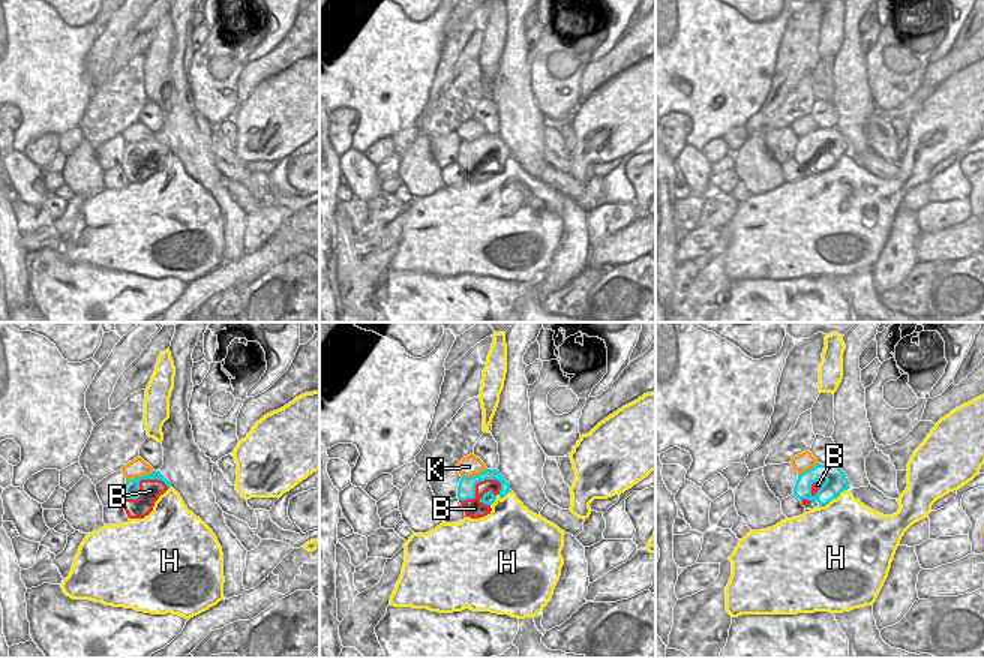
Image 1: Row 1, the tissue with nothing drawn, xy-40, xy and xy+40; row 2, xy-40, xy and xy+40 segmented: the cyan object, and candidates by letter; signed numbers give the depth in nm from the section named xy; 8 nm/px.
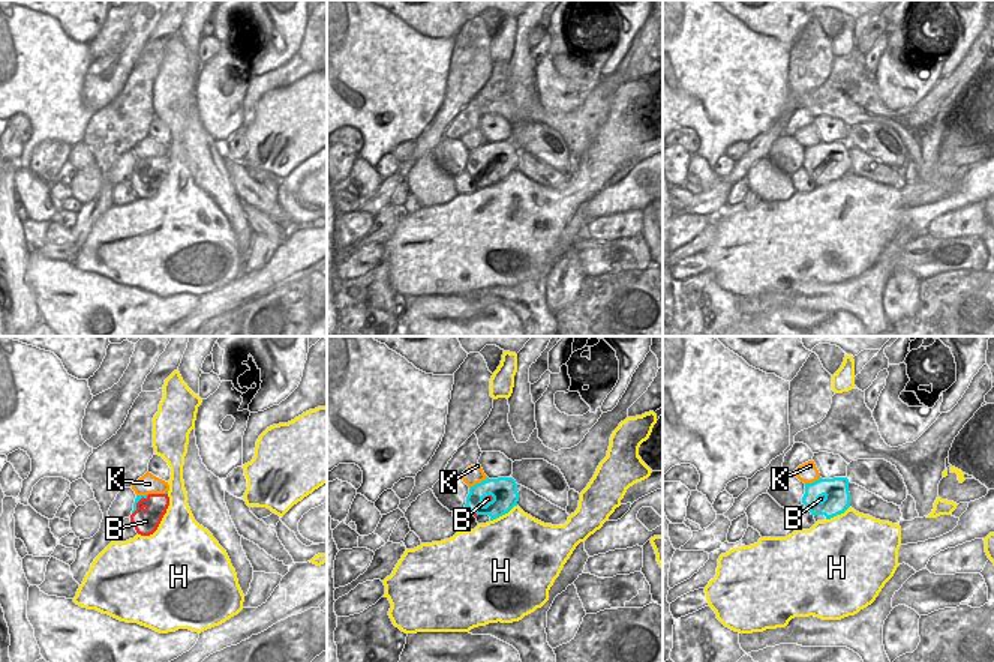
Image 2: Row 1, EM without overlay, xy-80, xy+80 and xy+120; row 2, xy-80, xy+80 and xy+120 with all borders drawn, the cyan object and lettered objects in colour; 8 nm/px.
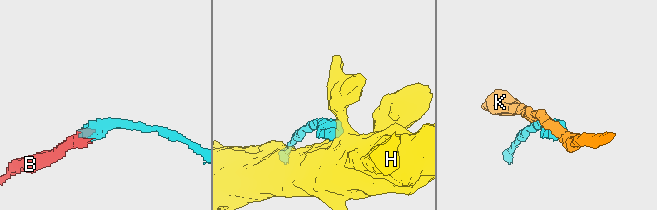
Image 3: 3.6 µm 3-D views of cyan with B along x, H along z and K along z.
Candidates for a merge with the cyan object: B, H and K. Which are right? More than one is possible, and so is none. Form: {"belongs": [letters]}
{"belongs": ["B"]}

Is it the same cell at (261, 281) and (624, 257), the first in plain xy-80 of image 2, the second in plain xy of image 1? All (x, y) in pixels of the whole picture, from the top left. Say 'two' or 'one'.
one

